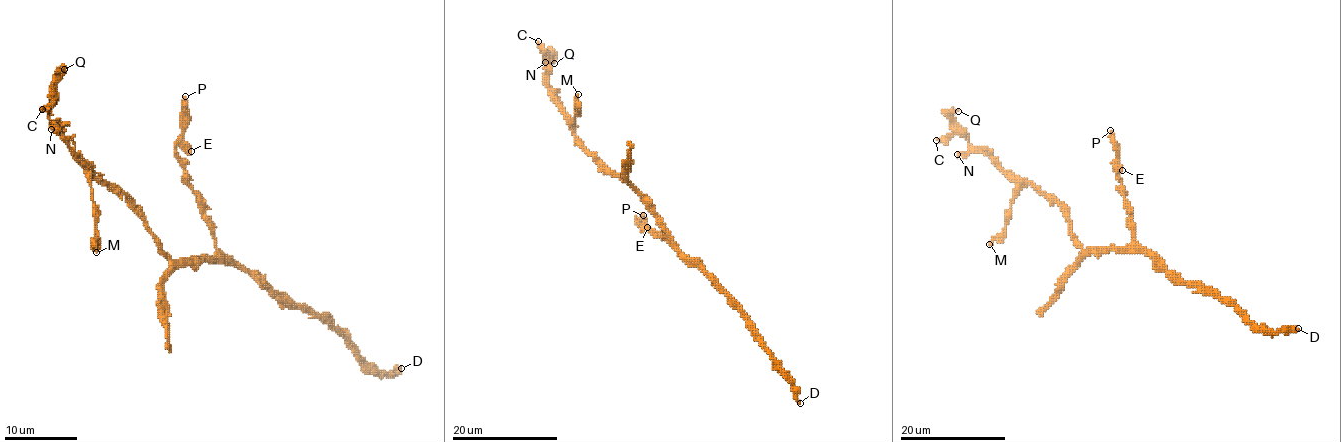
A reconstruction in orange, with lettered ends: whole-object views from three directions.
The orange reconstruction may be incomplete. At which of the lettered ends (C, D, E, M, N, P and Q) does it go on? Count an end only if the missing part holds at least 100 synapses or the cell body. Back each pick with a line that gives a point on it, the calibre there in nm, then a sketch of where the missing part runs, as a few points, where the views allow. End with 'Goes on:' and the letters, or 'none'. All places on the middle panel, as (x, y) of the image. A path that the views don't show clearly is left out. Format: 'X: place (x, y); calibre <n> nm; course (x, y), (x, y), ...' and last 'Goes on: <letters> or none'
Goes on: none

